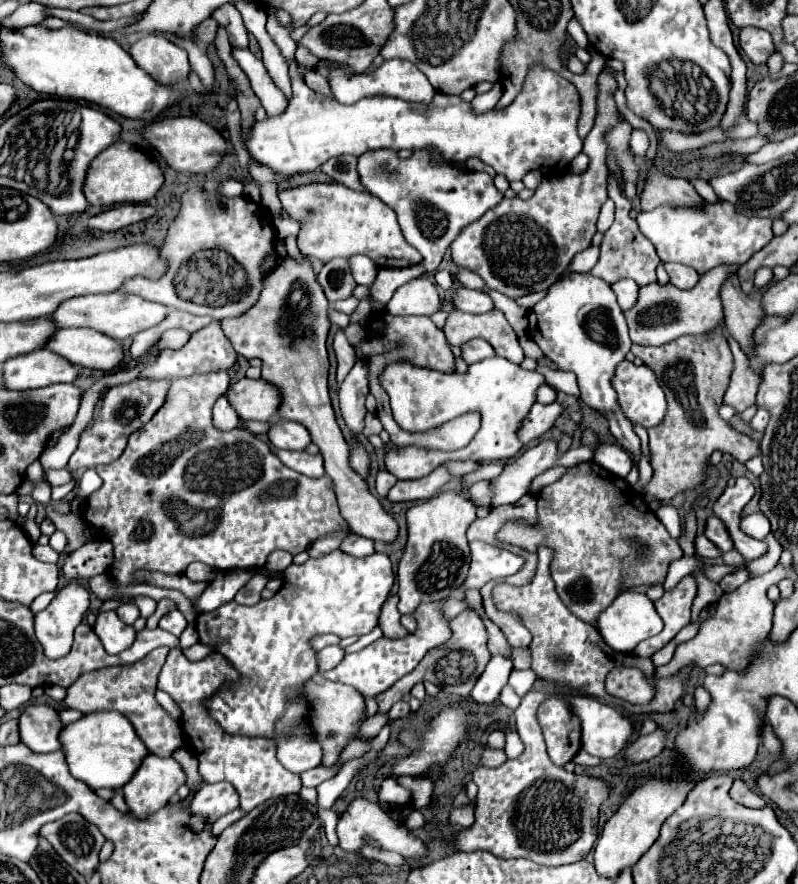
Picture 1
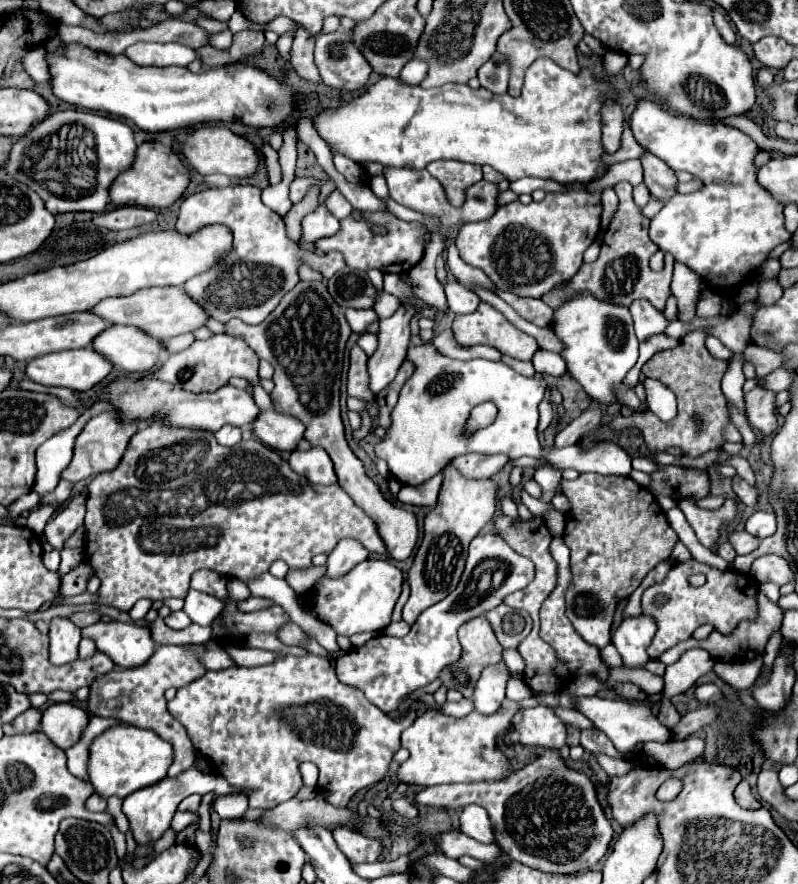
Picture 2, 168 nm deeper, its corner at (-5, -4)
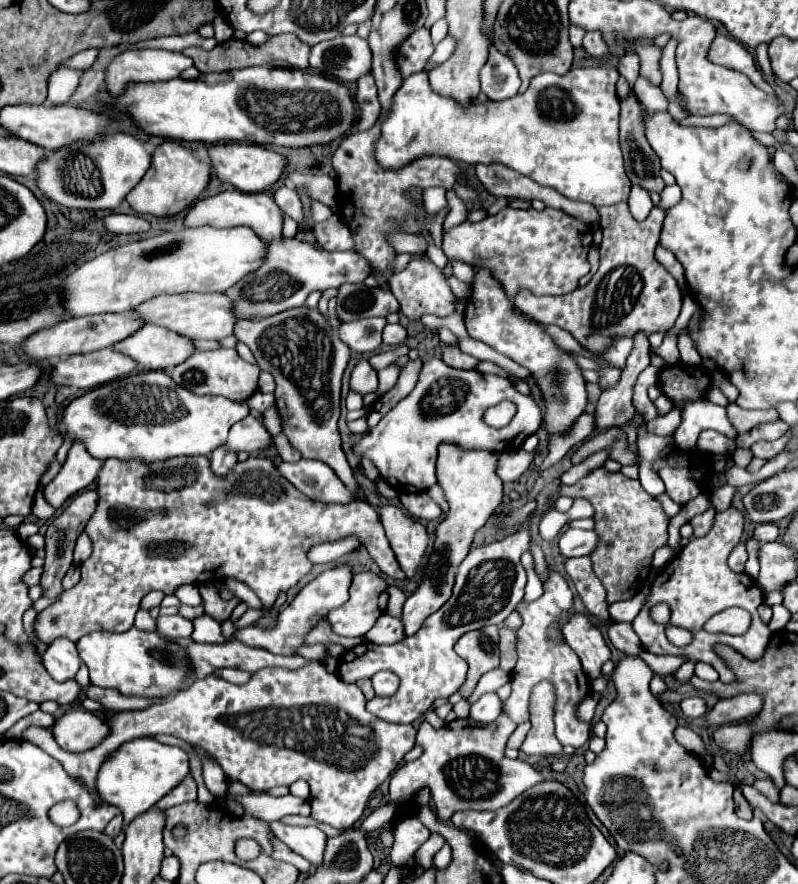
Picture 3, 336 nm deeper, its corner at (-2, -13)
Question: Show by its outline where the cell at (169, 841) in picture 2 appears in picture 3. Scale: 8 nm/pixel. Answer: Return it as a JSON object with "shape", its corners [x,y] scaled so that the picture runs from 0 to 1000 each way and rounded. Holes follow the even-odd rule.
{"shape":[[[189,834],[167,836],[154,840],[137,861],[132,861],[122,877],[122,895],[124,899],[149,913],[154,917],[154,936],[143,954],[152,959],[157,949],[157,937],[177,920],[189,915],[202,902],[212,897],[212,893],[222,890],[237,877],[237,854],[227,845],[199,840]]]}

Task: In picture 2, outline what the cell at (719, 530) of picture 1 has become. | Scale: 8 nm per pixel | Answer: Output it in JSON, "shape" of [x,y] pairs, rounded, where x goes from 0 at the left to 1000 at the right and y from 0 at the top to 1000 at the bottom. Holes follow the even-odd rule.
{"shape":[[[920,600],[912,611],[915,611],[915,615],[920,618],[920,622],[922,622],[925,627],[937,627],[937,624],[942,624],[942,622],[950,618],[950,613],[952,613],[947,606],[937,604],[935,600]]]}

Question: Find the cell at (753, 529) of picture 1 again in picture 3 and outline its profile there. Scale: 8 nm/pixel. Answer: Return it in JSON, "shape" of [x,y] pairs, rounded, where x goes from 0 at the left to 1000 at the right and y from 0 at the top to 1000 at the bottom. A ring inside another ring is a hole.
{"shape":[[[954,592],[946,596],[944,607],[951,612],[974,612],[976,610],[976,596],[971,592]]]}

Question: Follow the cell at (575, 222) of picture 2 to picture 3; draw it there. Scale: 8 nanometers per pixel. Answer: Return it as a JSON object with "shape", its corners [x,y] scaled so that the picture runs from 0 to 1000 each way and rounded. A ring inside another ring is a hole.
{"shape":[[[633,234],[623,243],[600,252],[580,250],[555,261],[555,284],[588,300],[613,302],[628,318],[638,338],[648,327],[663,327],[673,334],[708,334],[726,325],[726,316],[738,309],[736,284],[741,279],[741,257],[721,250],[701,236],[640,236]]]}

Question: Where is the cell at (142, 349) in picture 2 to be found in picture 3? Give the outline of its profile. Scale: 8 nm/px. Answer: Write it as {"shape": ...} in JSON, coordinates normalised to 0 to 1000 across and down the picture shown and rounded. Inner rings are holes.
{"shape":[[[192,365],[182,368],[177,377],[152,386],[152,390],[144,390],[144,395],[162,399],[162,404],[167,404],[177,417],[192,420],[219,415],[244,399],[242,386],[237,381]]]}

